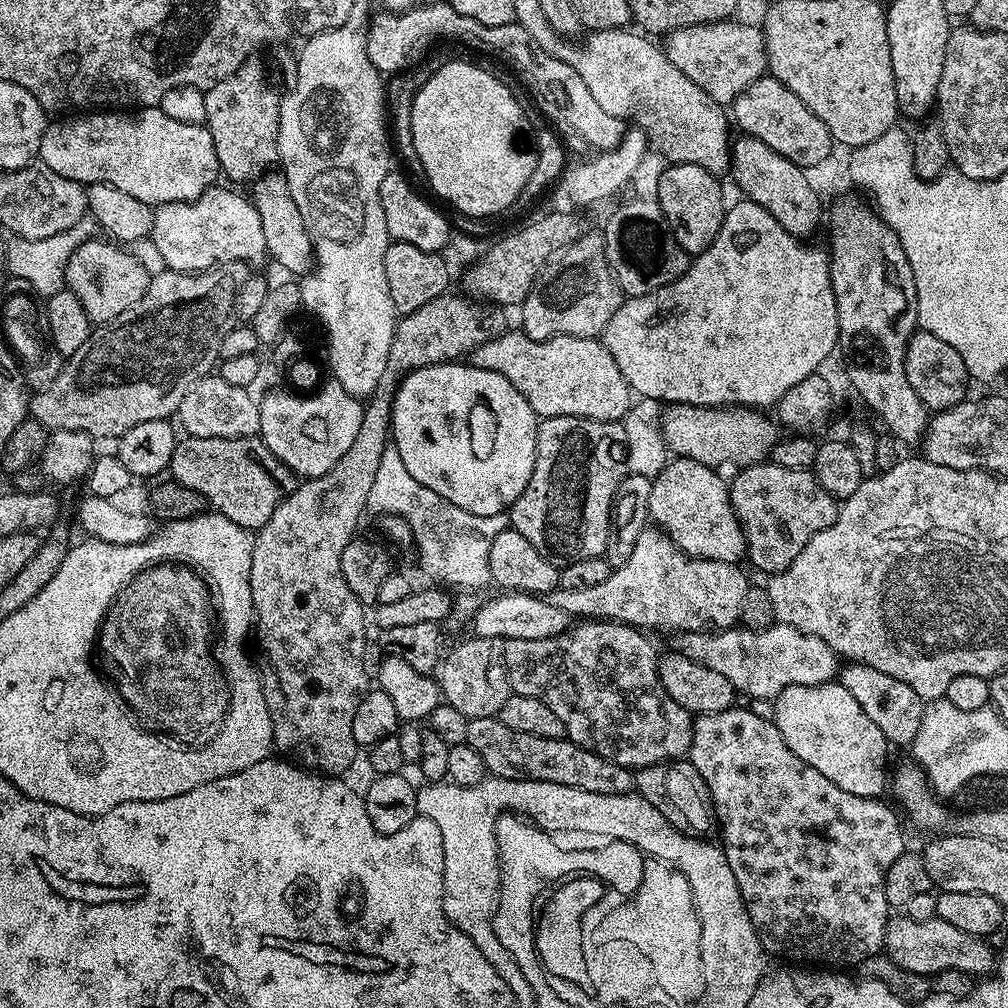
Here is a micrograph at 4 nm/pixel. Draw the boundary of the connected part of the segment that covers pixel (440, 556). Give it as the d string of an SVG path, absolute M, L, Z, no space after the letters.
M395 446L385 448L382 454L374 486L370 486L367 511L376 512L377 517L397 516L411 526L412 543L415 551L420 551L420 568L432 579L429 581L449 589L484 588L492 584L490 548L494 546L494 538L509 528L509 513L470 514L470 510L446 502L434 490L426 490L422 482L414 482Z

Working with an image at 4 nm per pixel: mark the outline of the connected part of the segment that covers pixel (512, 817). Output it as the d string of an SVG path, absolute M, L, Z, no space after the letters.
M505 813L496 821L495 842L499 846L500 856L500 902L492 919L494 932L498 935L498 942L502 943L518 963L522 974L527 977L532 975L538 981L548 978L537 954L536 908L534 912L538 894L544 884L582 875L601 880L628 898L632 893L626 888L626 852L632 850L639 856L638 860L646 859L632 843L621 840L603 843L600 848L582 850L564 850L553 840L555 839L551 833L542 831L535 823L518 814Z

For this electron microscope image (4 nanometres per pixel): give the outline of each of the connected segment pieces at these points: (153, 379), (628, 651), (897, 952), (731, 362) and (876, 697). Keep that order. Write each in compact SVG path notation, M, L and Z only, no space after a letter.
M237 262L209 268L207 272L189 274L165 270L151 277L142 302L126 310L126 314L118 314L109 324L93 327L84 351L67 357L58 378L31 397L31 419L54 432L78 430L103 442L124 436L126 430L138 426L138 422L175 417L182 398L217 367L222 338L238 323L236 299L250 275L248 268L247 263Z
M580 622L577 624L580 624L577 628L576 625L569 627L568 631L558 634L554 638L507 641L504 645L504 661L508 671L509 689L517 696L529 696L546 702L546 706L550 706L550 710L554 710L554 714L558 714L558 718L562 718L567 739L623 768L639 770L655 764L667 764L673 760L685 759L694 738L694 730L692 729L694 716L682 706L678 706L678 702L674 702L670 698L670 694L666 694L658 674L658 666L660 665L658 651L656 652L655 646L644 637L647 635L641 629L634 628L630 624L617 624L615 622Z
M907 914L889 919L888 929L884 935L883 951L894 963L902 966L902 970L910 970L914 974L932 978L942 970L962 970L973 978L984 978L995 969L997 953L988 944L987 939L965 934L950 922L927 920L914 922Z
M747 198L741 199L741 204L736 204L727 209L724 213L724 221L718 230L718 234L714 238L714 242L705 252L699 253L693 259L692 265L686 270L686 274L682 274L682 278L678 278L674 282L670 282L666 286L662 286L658 290L654 290L650 294L642 294L641 296L627 297L618 306L618 310L614 310L614 318L610 318L610 322L604 327L602 333L602 342L610 350L610 354L614 354L614 362L618 362L618 370L622 370L622 378L626 378L628 387L632 389L637 397L644 397L646 399L654 399L663 402L665 405L669 404L689 404L690 406L702 406L703 408L754 408L757 410L768 410L780 403L782 394L786 394L786 390L790 390L790 386L798 386L798 382L802 382L802 378L810 378L817 375L821 371L820 368L828 360L828 355L831 352L837 351L840 342L840 331L838 330L838 306L834 298L834 290L832 289L832 270L830 267L830 256L827 251L824 252L820 248L811 248L808 242L803 239L792 236L775 220L766 210L762 210L762 206L758 206L753 200Z
M848 662L839 669L838 683L846 686L846 690L850 690L850 694L858 701L858 706L862 706L862 710L866 710L870 722L874 722L874 726L878 726L878 730L882 730L889 745L911 745L912 739L918 734L918 725L922 722L925 701L920 700L918 694L914 694L914 690L910 690L910 686L906 686L906 682L898 682L898 678L890 678L890 674L882 674L882 670L874 670L874 666Z

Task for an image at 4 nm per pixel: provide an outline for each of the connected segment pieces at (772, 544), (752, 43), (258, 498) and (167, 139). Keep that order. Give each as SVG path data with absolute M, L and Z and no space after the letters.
M761 462L751 464L749 468L739 469L733 476L736 477L731 477L728 493L734 506L734 514L744 528L744 537L748 543L746 560L760 572L775 574L786 570L786 566L790 566L790 562L798 558L802 546L806 546L806 542L810 542L814 534L826 530L826 526L836 521L838 501L826 490L822 490L815 475L809 470L786 470L786 466Z
M735 19L719 20L713 24L695 24L678 29L671 33L669 44L666 44L666 51L670 62L690 78L714 102L722 106L731 105L733 100L746 90L759 76L768 72L768 54L764 33L759 27L752 24L736 24Z
M185 435L177 443L170 469L171 479L190 490L198 490L207 498L209 505L220 512L230 522L238 522L238 526L249 530L258 530L266 522L270 522L270 514L278 510L281 500L294 487L294 474L264 445L264 441L256 436L246 438L198 438Z
M149 106L139 110L92 110L87 114L76 114L73 120L56 120L47 125L42 134L42 146L38 157L39 163L44 164L54 174L62 174L62 178L70 178L74 182L83 184L109 184L118 186L118 190L123 190L126 194L131 194L133 198L138 198L138 202L146 202L153 206L169 204L170 202L190 202L196 200L207 188L213 187L217 183L216 176L221 175L218 154L214 150L214 138L210 130L204 124L191 124L190 122L178 122L175 118L170 118L159 106Z

